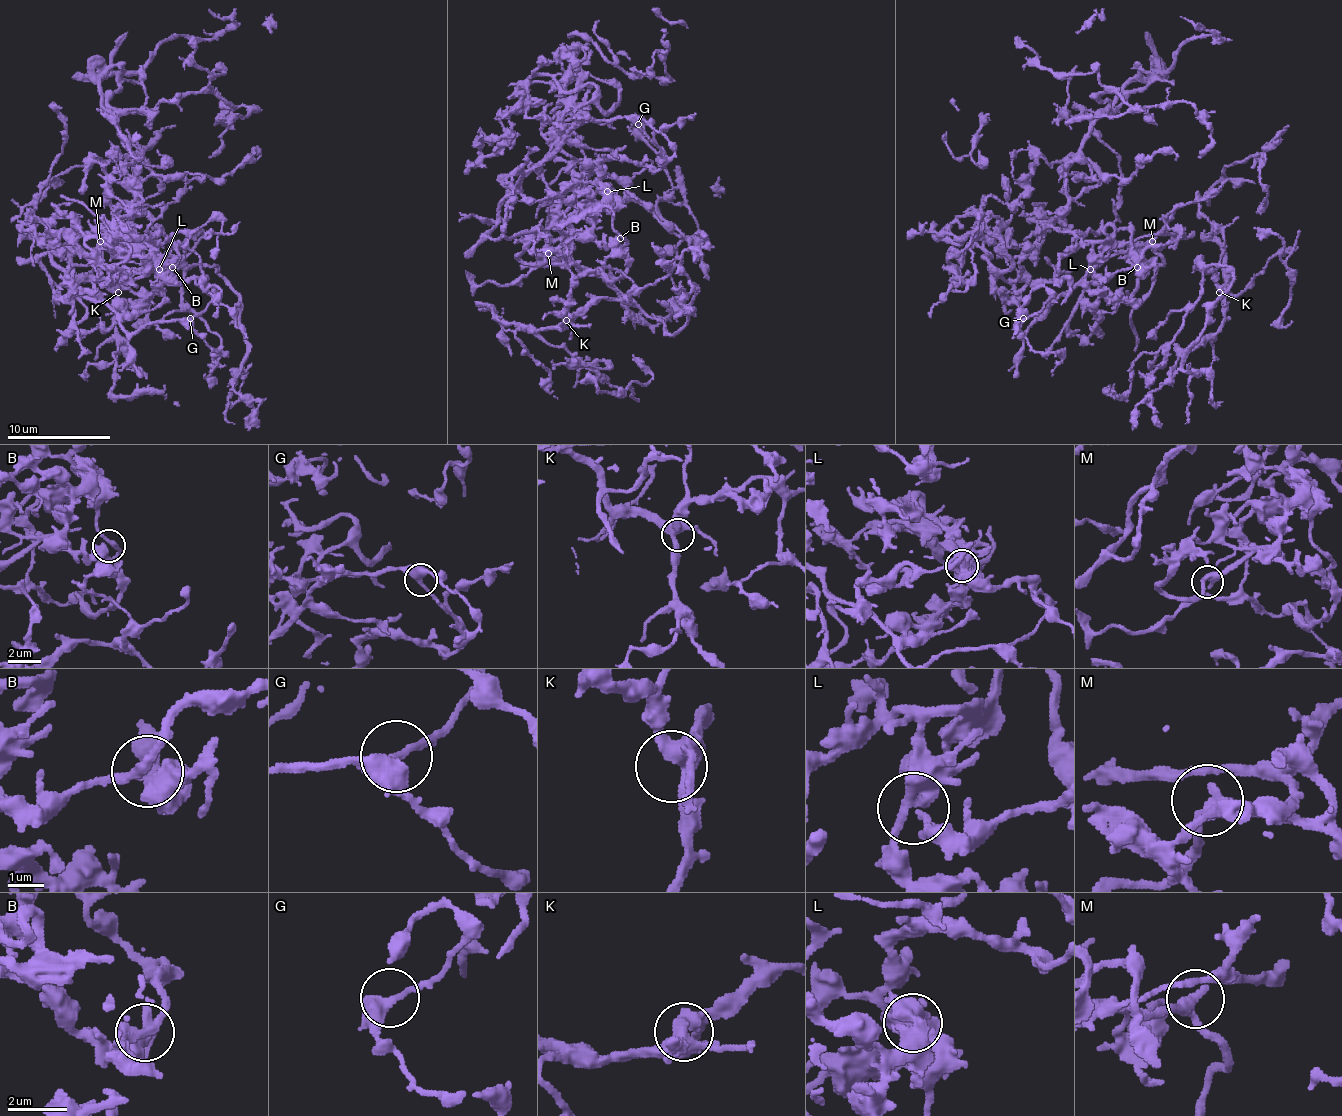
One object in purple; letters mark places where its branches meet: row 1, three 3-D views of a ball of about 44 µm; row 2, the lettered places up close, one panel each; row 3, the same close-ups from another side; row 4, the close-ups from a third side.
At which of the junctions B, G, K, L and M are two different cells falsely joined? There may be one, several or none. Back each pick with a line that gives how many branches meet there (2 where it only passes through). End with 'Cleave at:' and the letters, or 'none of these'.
Cleave at: none of these

